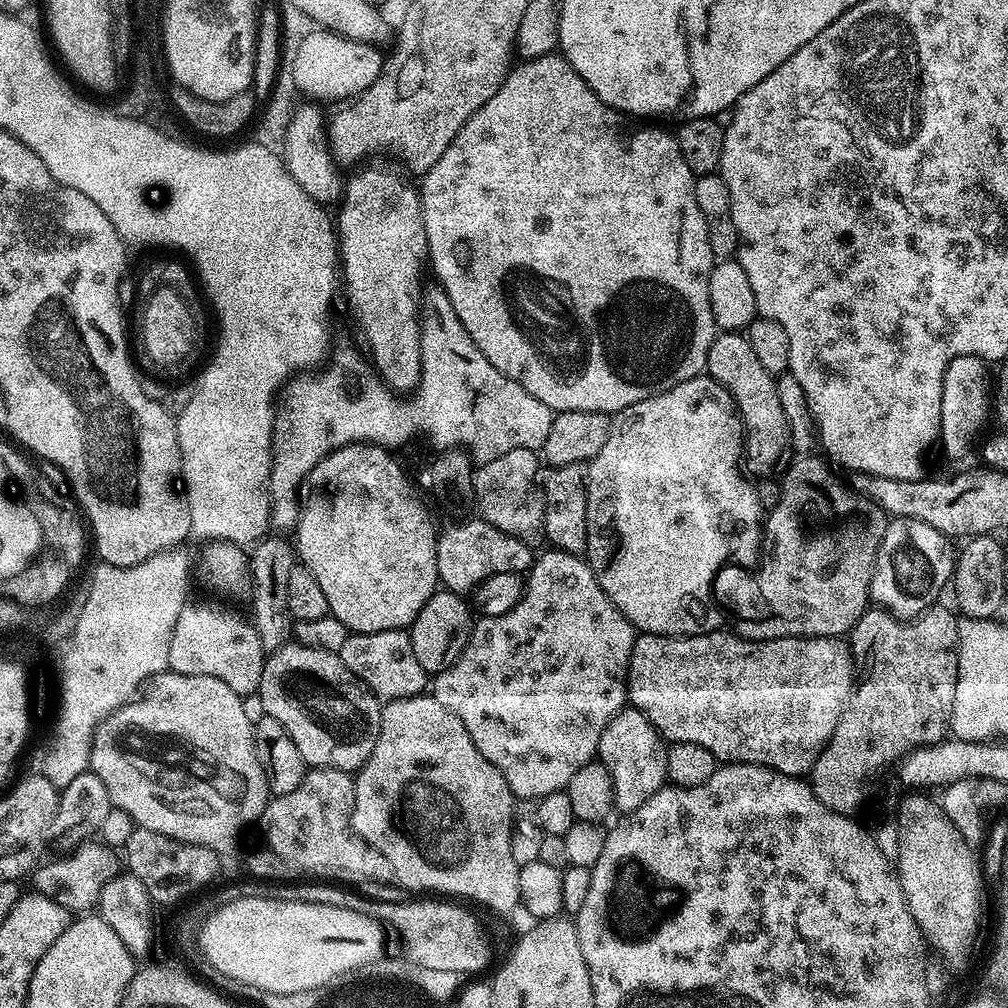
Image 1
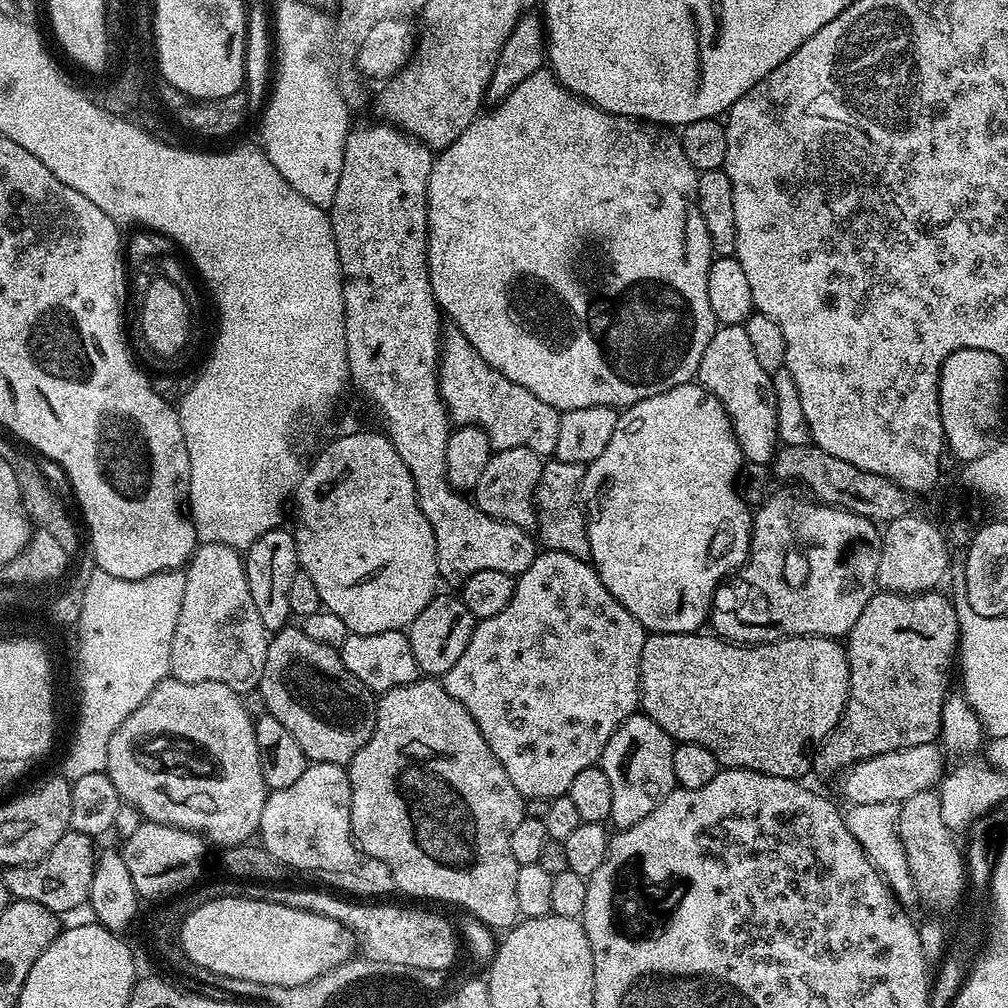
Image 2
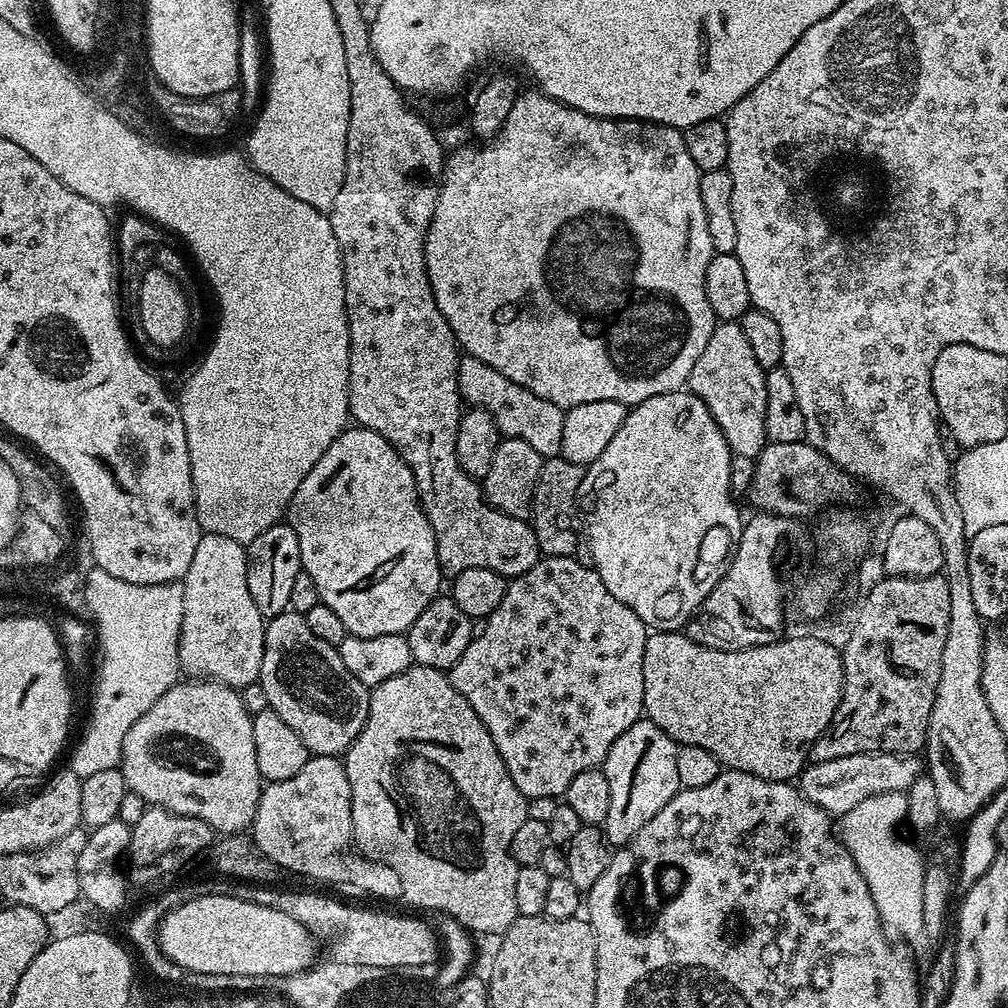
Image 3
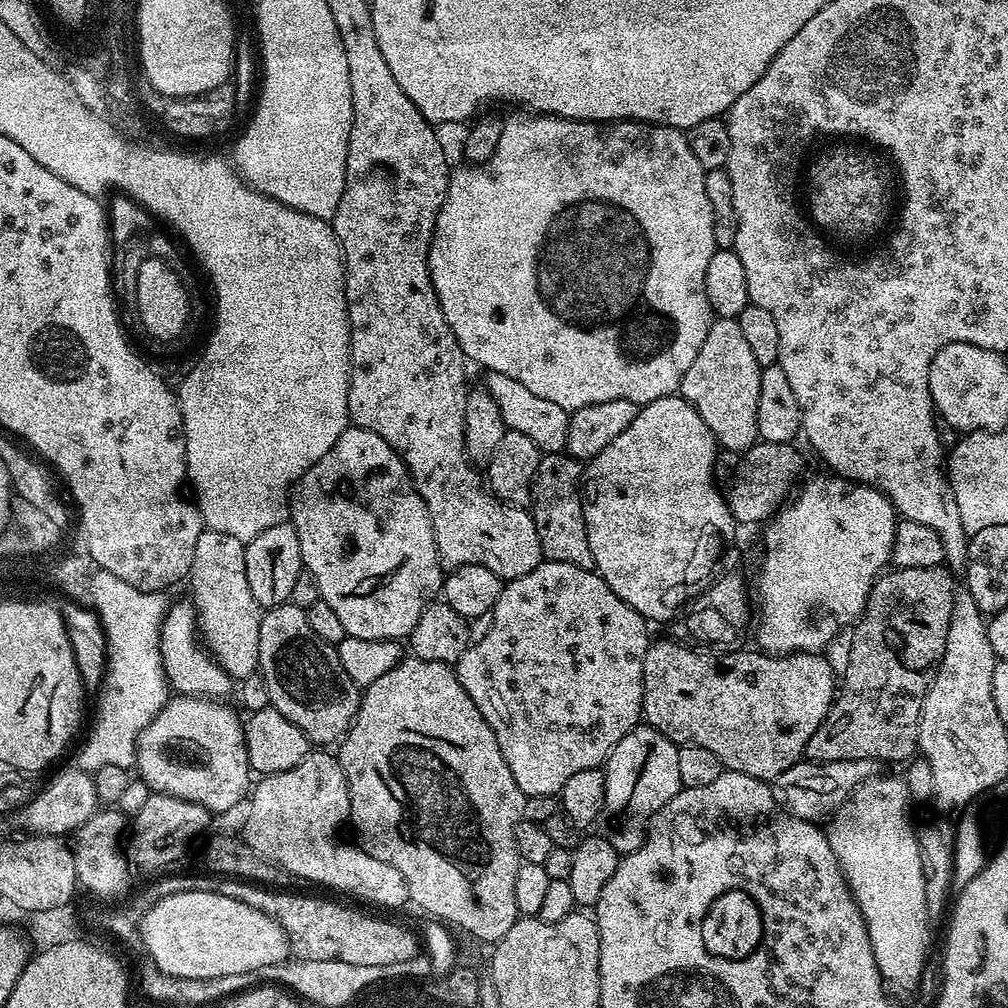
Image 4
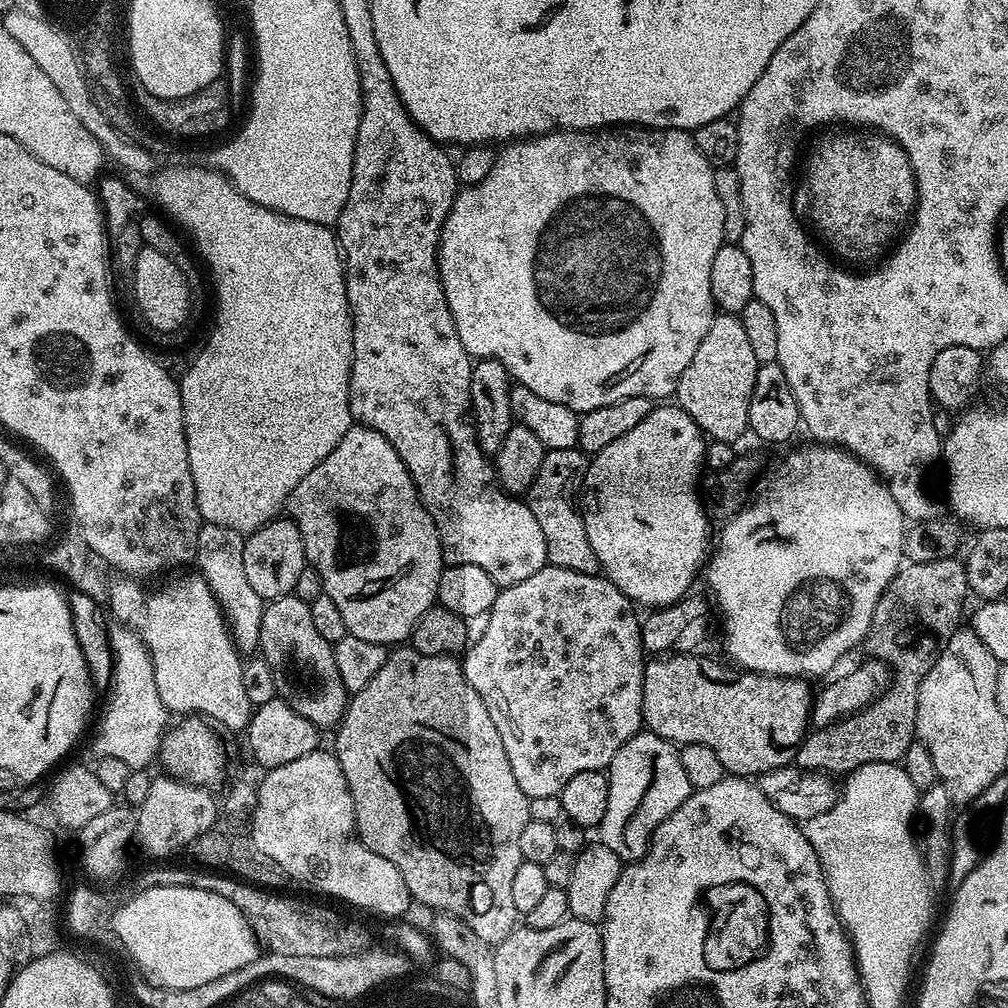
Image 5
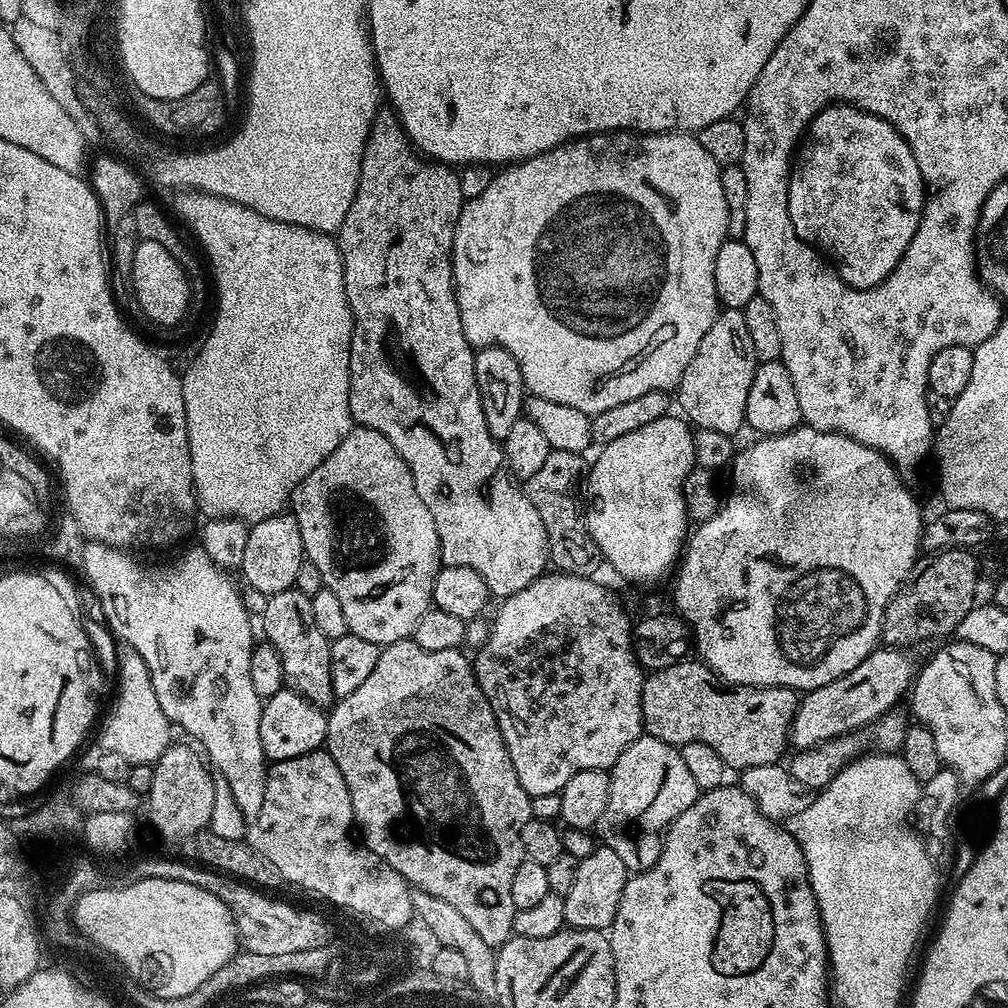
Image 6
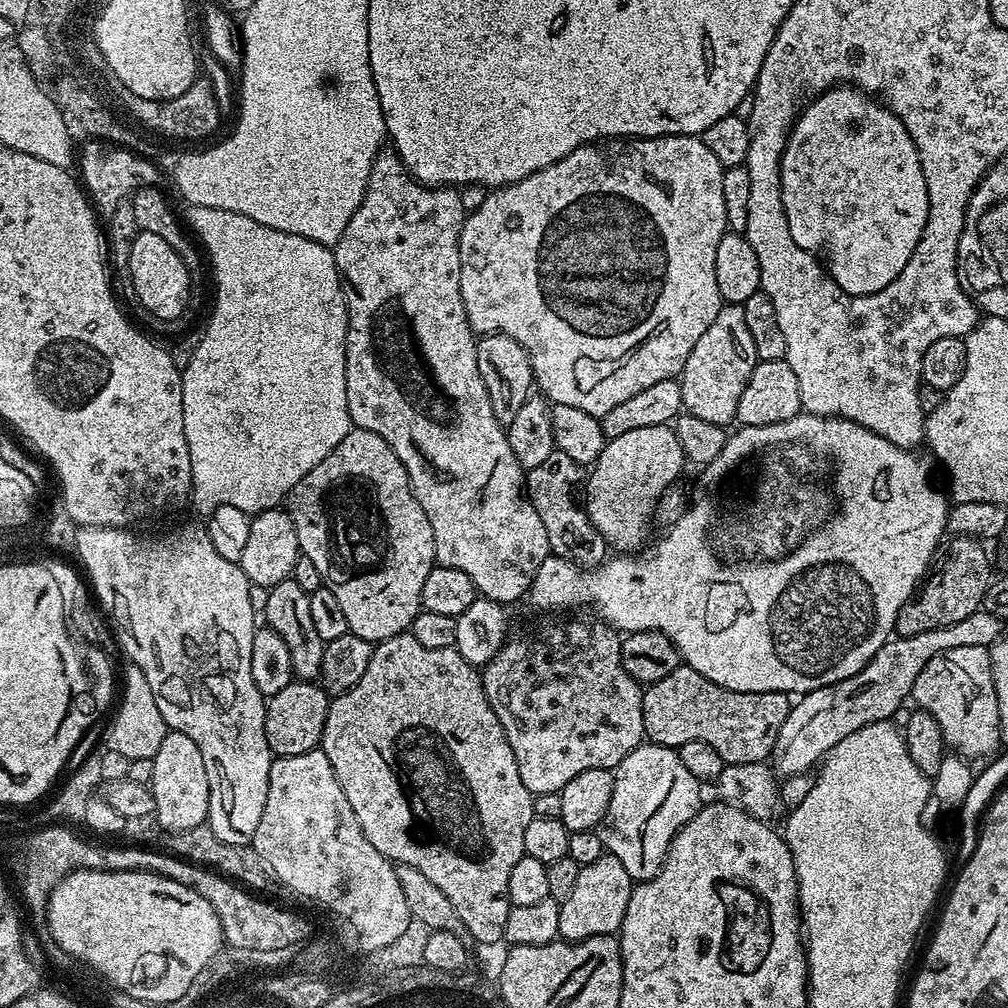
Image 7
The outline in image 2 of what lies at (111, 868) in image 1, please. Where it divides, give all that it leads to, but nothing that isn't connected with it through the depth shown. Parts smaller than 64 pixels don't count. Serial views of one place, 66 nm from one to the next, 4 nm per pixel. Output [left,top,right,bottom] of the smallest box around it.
[2,830,97,914]

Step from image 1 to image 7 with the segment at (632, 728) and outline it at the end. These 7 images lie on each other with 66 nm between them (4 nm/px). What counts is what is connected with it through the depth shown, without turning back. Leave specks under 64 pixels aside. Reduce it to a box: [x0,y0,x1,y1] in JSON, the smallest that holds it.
[598,742,702,882]

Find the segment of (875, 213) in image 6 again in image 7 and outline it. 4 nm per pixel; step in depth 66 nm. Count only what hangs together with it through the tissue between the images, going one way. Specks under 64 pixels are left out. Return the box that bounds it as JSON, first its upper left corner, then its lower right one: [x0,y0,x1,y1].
[782,88,922,282]

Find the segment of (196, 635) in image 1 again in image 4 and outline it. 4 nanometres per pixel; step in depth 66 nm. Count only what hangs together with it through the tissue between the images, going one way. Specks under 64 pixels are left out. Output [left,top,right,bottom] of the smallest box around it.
[188,529,263,680]

